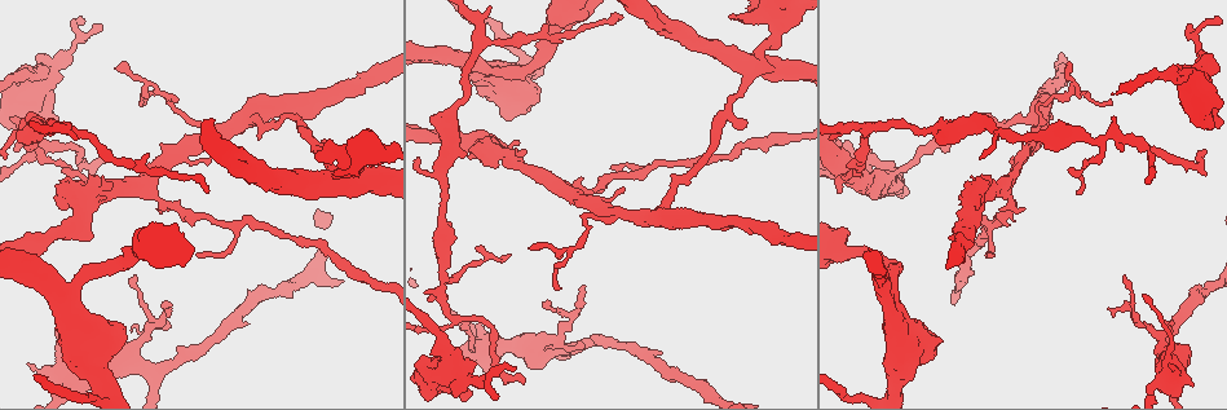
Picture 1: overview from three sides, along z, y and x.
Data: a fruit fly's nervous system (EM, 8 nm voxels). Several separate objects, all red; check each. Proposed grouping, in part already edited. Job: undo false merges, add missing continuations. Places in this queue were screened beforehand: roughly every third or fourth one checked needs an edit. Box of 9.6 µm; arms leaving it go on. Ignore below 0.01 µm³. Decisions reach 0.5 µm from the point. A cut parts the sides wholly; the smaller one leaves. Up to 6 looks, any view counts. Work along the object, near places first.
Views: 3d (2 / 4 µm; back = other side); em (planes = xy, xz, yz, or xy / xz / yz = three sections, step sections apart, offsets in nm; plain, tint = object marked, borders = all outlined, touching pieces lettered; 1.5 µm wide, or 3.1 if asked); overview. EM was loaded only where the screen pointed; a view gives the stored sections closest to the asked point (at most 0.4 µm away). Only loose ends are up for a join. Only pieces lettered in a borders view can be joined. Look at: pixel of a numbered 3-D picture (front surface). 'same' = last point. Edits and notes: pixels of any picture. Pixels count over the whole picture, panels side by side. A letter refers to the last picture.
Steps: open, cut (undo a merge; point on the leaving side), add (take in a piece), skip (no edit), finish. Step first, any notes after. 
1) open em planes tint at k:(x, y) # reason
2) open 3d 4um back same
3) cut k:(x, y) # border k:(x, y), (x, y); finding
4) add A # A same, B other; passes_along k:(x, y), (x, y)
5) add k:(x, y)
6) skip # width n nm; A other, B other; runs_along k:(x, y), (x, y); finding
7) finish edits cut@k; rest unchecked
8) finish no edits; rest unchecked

open 3d 4um at 1:(1123, 277) # an open end

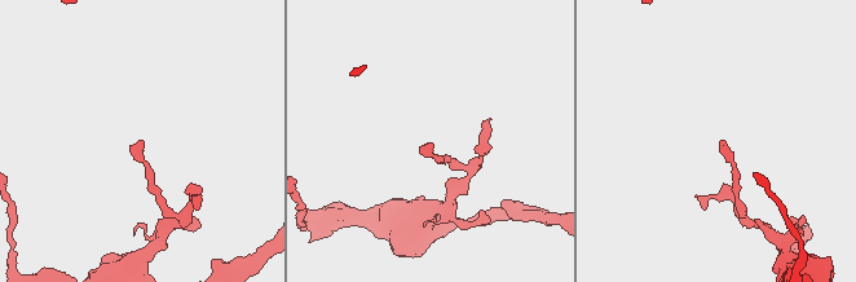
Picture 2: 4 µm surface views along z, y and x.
open em xz step 4 tint at 2:(143, 142)

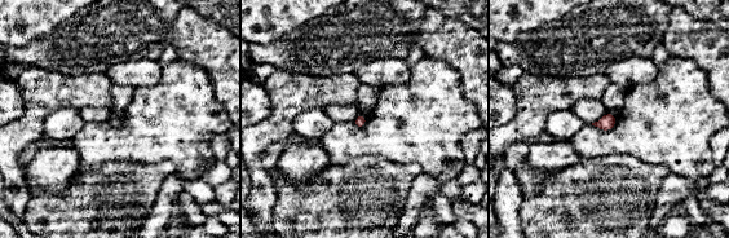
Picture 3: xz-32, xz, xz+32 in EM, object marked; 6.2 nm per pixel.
open em planes borders same

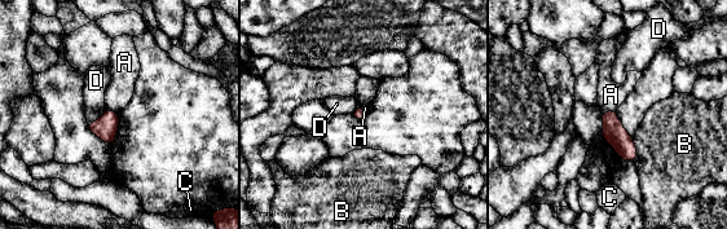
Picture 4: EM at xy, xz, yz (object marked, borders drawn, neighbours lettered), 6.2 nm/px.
skip # A other, B other, C other, D other; none of them fits

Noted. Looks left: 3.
open em planes tint at 1:(1099, 141)

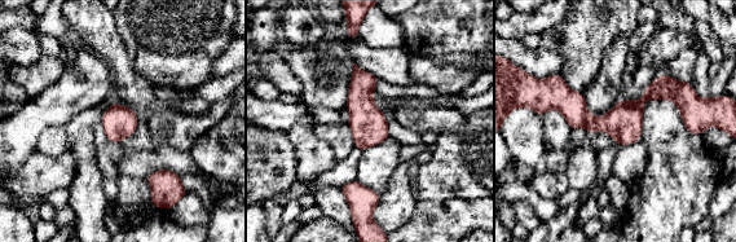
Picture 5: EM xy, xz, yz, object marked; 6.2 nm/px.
open em planes borders same # what lies round it

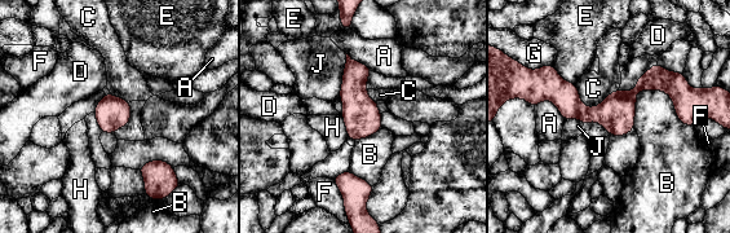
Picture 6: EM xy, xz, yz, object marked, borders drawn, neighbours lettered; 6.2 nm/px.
skip # longest_contact B 420 nm; A other, B other, C other, D other, E other, F other, G other, H other, J other; border 6:(575, 84), (594, 108), (618, 88); continuous, no second neuron

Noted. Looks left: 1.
open em planes borders at 1:(25, 74) # sudden change in width

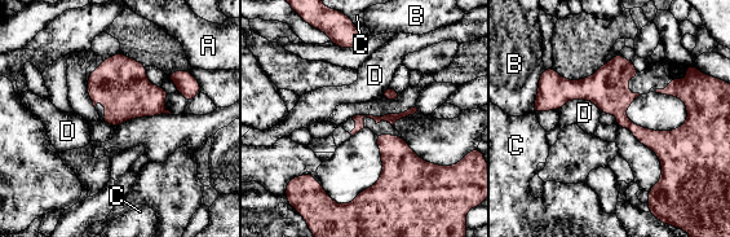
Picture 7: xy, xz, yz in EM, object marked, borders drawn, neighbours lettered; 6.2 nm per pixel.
skip # A other, B other, C other, D other; border 7:(558, 110), (588, 99), (601, 112); all the same neuron

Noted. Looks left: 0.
finish no edits; rest unchecked

